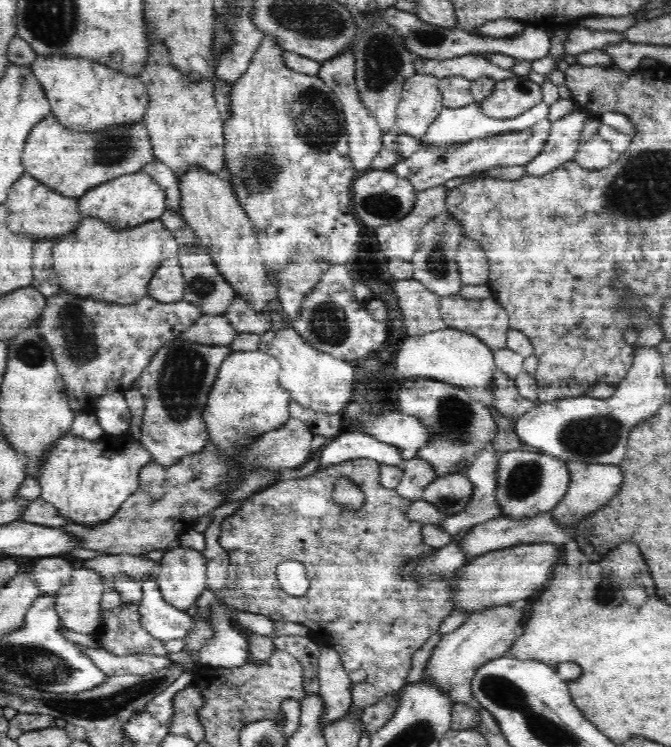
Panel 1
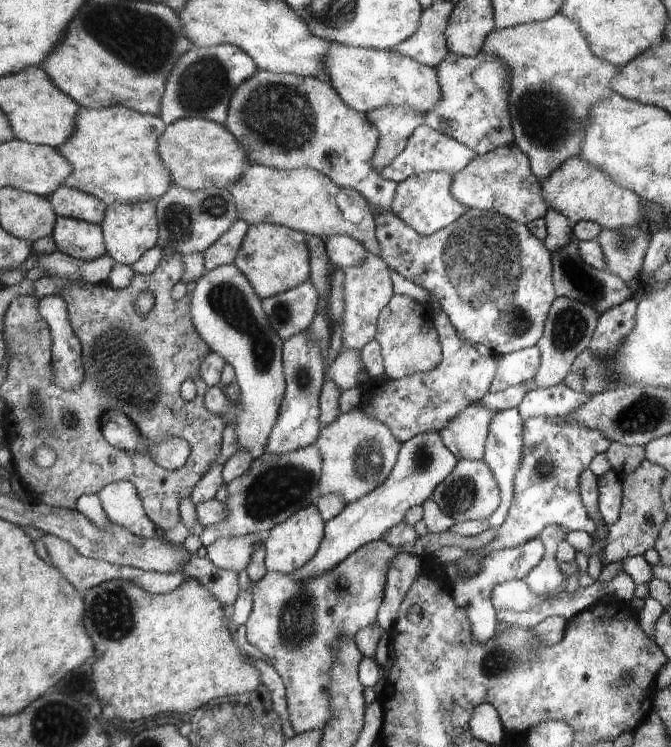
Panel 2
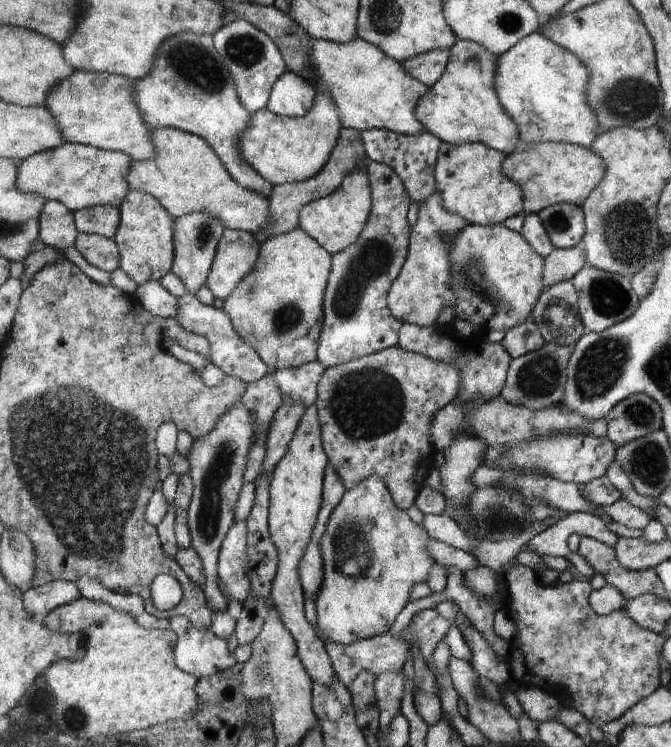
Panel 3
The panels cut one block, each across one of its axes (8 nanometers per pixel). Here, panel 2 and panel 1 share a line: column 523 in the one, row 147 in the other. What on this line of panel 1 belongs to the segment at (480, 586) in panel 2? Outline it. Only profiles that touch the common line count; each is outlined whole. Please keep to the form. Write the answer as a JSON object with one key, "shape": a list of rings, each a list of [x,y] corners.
{"shape":[[[580,110],[552,122],[544,148],[523,168],[523,174],[541,176],[573,160],[580,146],[580,134],[589,117]]]}

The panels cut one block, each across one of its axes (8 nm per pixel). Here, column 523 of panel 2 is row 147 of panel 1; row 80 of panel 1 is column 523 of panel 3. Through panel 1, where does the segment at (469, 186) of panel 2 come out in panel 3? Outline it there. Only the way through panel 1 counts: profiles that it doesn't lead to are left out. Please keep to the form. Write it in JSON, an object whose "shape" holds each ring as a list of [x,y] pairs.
{"shape":[[[523,142],[505,158],[505,174],[520,183],[525,192],[525,214],[537,214],[546,206],[571,203],[584,205],[605,178],[607,163],[600,155],[573,143]]]}

